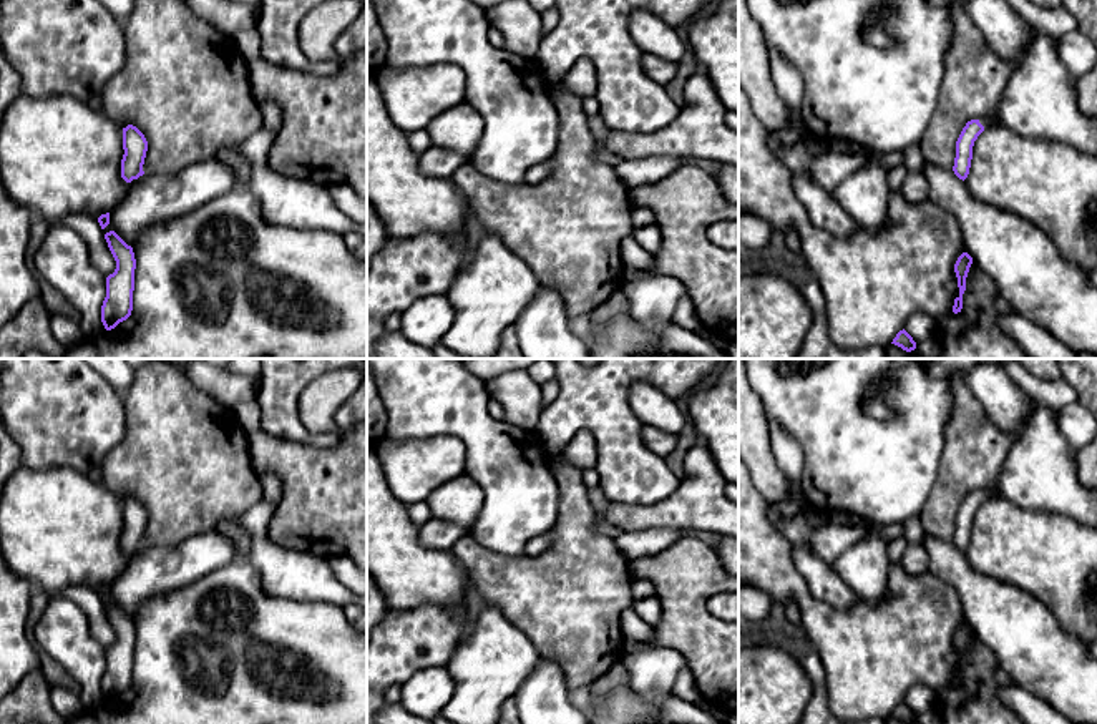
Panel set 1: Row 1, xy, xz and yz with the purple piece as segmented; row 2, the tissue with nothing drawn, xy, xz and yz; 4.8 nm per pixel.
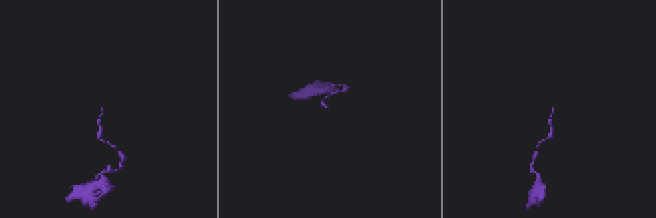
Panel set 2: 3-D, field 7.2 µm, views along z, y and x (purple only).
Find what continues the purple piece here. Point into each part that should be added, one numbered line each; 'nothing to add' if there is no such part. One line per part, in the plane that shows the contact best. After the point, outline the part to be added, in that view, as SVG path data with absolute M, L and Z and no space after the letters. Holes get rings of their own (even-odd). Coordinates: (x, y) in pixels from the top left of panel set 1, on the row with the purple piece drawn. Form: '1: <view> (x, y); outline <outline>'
1: yz (1041, 100); outline M1034 28L1032 42L1011 75L992 118L982 118L986 128L999 123L1024 138L1060 141L1079 151L1097 156L1097 116L1084 115L1079 106L1077 80L1067 71L1057 55L1056 37Z

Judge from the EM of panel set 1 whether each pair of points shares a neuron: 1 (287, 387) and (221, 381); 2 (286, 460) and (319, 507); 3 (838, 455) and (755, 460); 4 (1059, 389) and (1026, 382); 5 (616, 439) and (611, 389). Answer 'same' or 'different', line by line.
1: different
2: same
3: different
4: same
5: same

